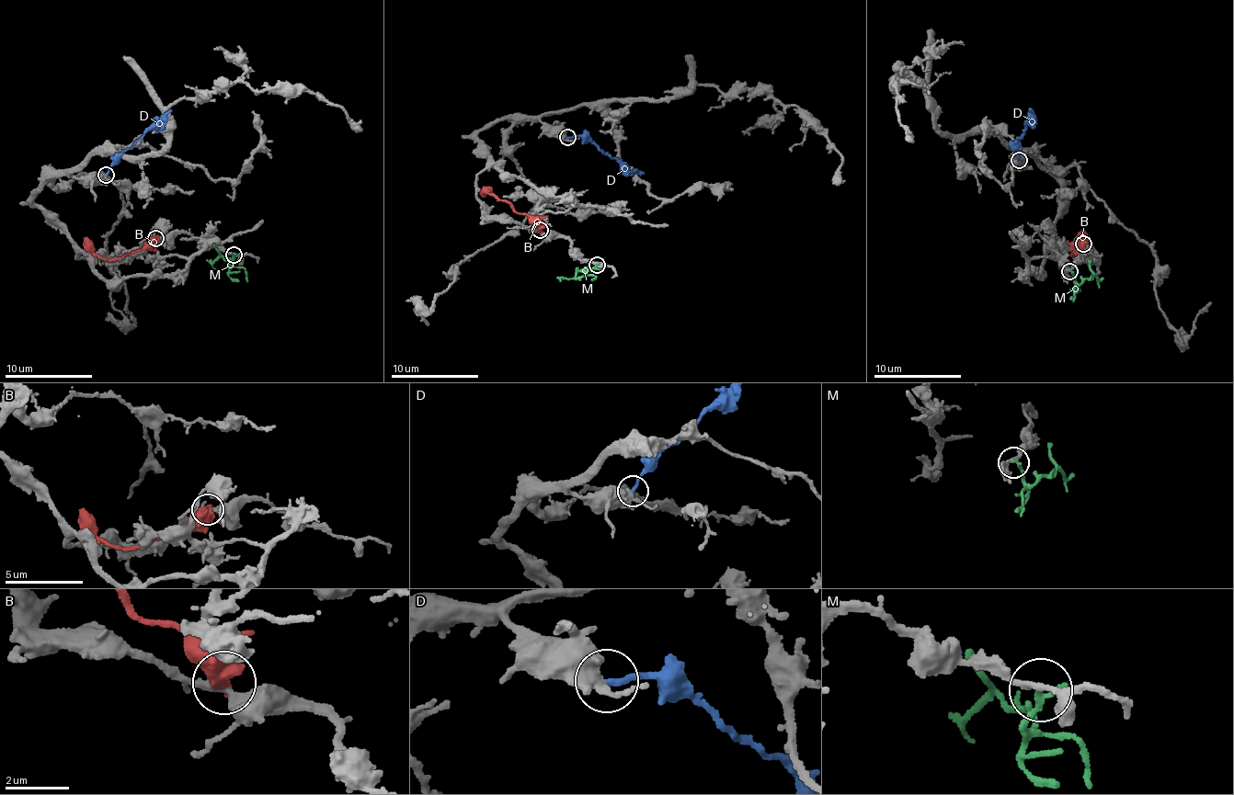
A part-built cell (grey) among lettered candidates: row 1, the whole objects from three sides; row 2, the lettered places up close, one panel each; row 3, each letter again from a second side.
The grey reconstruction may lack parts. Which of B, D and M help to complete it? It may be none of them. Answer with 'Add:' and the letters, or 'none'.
Add: D

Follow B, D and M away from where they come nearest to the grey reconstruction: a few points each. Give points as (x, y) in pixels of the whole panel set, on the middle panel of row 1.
B: (540, 229), (525, 215), (490, 196), (485, 189)
D: (567, 137), (581, 135), (633, 170), (645, 172)
M: (598, 264), (573, 278), (561, 278), (561, 282)

